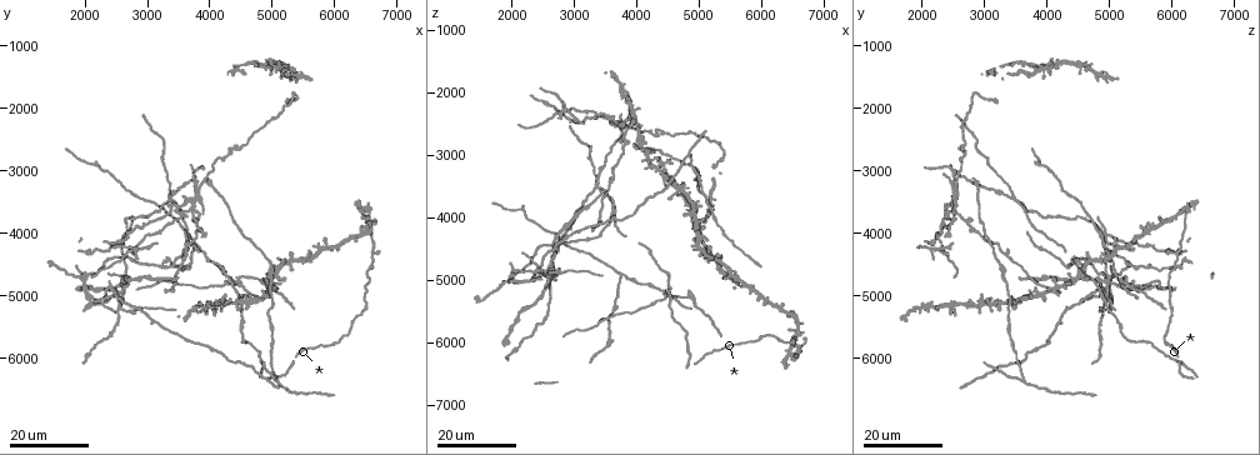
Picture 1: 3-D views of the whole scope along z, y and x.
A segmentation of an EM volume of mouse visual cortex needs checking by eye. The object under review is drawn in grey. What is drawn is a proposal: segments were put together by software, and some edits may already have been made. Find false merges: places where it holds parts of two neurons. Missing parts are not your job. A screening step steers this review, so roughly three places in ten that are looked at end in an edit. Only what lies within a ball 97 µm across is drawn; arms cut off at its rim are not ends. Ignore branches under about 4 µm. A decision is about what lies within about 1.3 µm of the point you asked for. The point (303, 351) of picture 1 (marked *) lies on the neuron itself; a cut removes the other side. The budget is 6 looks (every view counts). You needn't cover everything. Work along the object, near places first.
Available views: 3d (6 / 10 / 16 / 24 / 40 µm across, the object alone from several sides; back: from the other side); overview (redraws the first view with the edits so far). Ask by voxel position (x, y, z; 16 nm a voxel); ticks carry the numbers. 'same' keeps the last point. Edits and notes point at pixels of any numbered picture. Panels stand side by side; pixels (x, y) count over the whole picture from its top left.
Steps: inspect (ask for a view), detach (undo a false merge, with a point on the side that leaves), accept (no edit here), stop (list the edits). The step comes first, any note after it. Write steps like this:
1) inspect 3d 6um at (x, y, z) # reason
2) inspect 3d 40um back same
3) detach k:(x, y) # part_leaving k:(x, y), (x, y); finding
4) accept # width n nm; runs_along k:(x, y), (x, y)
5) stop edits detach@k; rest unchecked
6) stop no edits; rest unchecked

inspect 3d 24um at (4250, 4650, 5100) # thick turns thin

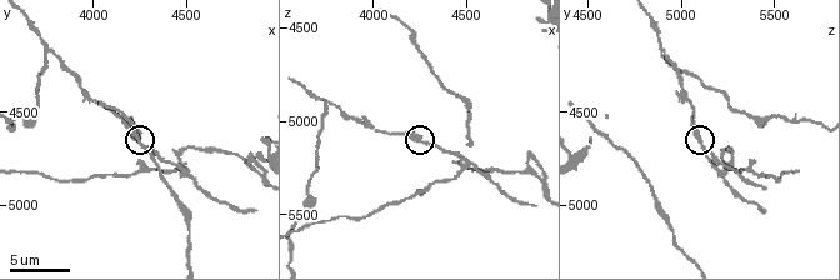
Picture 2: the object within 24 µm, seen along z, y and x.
inspect 3d 10um at (4240, 4640, 5100)

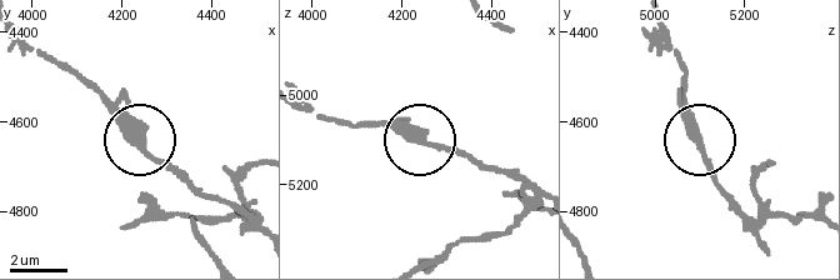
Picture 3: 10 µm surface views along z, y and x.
inspect 3d 10um back at (4245, 4655, 5100) # from behind

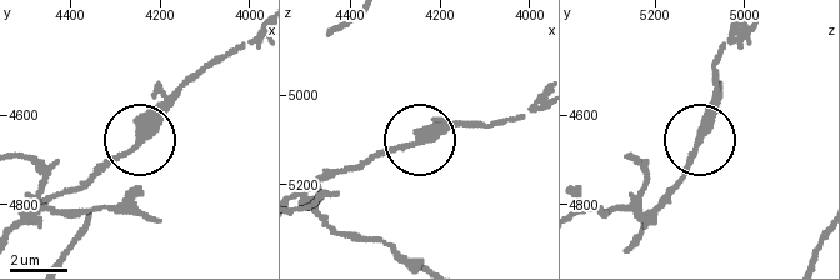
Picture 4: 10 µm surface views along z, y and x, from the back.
accept # runs_along 4:(256, 33), (206, 61), (163, 119), (86, 188); continuous, no second neuron

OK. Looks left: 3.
inspect 3d 16um at (4500, 4800, 5250) # a fork

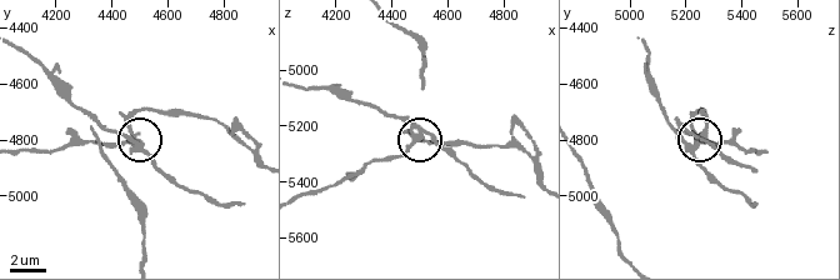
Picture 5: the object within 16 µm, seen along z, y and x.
inspect 3d 6um same

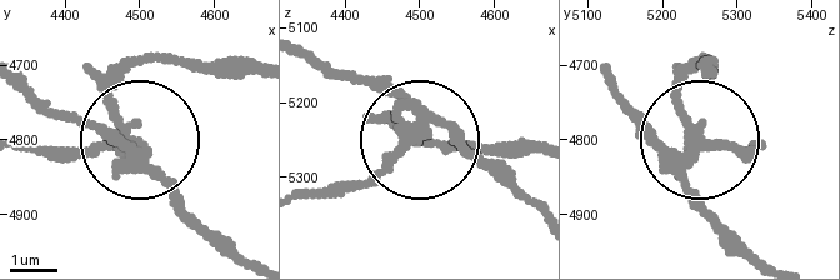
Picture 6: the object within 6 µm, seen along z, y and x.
inspect 3d 6um back at (4485, 4795, 5250)

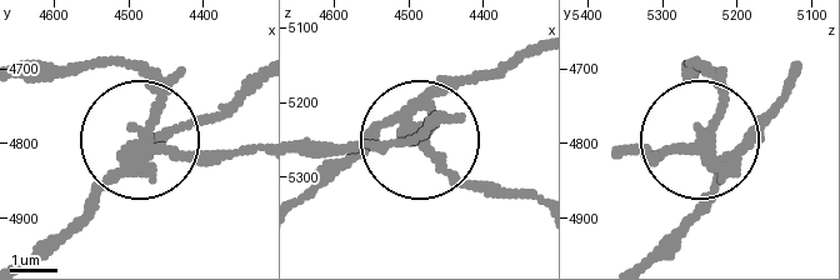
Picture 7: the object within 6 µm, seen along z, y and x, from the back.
detach 7:(164, 104) # arms 3; part_leaving 7:(131, 168), (155, 155), (251, 155); a second neuron is stuck on

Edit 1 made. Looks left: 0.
stop edits detach@7; rest unchecked

